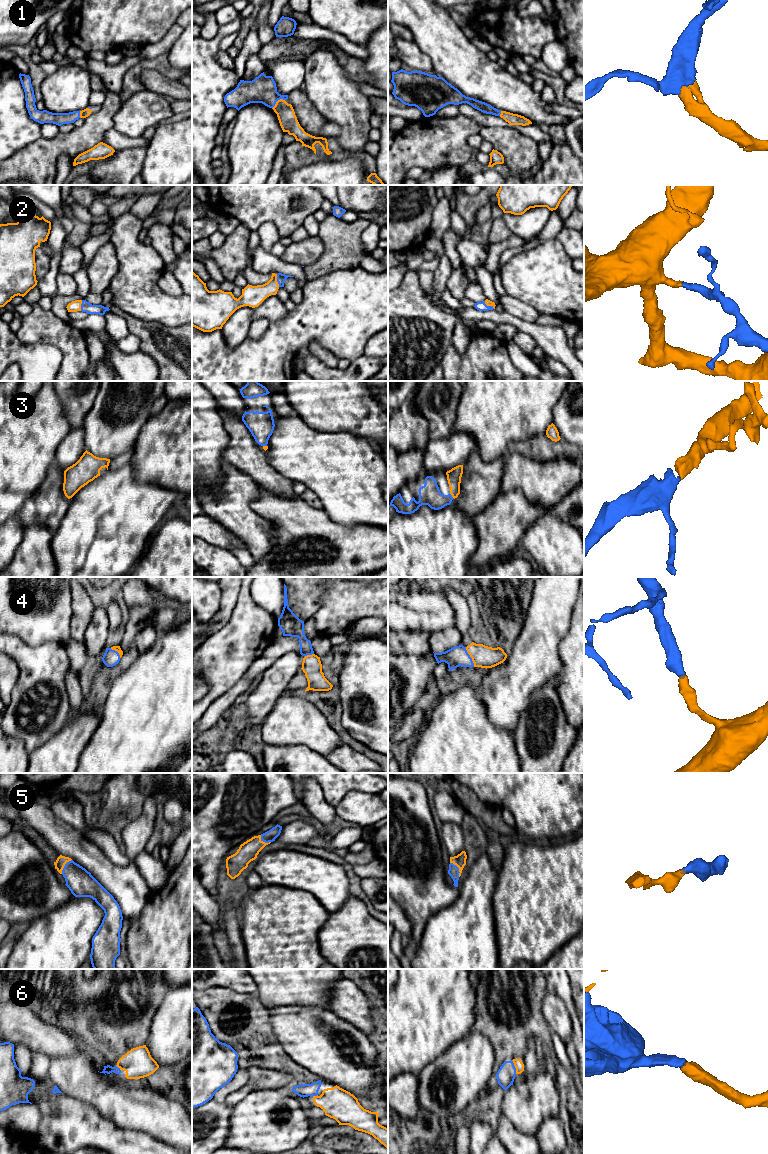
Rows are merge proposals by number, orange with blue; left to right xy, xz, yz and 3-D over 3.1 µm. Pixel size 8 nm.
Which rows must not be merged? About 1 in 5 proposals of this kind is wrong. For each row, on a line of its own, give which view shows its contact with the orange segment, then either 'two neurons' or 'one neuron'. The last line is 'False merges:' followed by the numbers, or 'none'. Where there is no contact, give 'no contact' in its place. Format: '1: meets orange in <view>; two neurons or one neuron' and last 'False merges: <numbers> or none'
1: meets orange in xz; one neuron
2: meets orange in xz; one neuron
3: meets orange in yz; one neuron
4: meets orange in yz; one neuron
5: meets orange in yz; one neuron
6: meets orange in yz; one neuron
False merges: none

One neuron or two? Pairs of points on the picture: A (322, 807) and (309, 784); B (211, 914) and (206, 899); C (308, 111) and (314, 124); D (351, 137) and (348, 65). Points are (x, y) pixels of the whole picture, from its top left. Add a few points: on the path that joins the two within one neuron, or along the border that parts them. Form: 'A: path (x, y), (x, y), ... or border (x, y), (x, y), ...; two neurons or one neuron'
A: path (316, 801), (313, 798), (312, 790); one neuron
B: path (210, 910), (206, 903); one neuron
C: path (308, 114), (312, 121); one neuron
D: border (335, 56), (342, 69), (353, 78); two neurons

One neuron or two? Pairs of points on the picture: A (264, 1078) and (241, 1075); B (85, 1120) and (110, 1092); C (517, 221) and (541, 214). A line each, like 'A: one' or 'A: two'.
A: two
B: two
C: one

